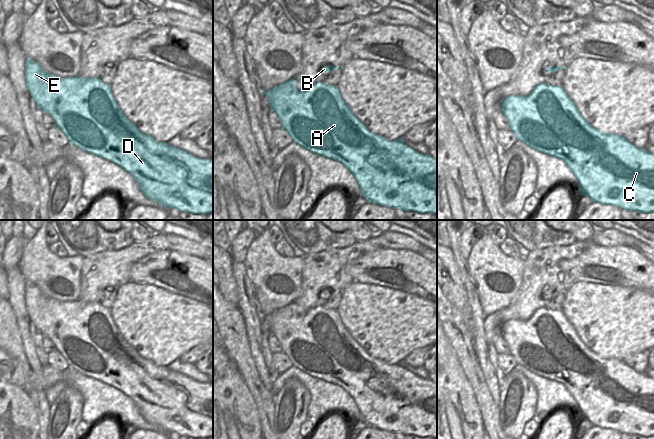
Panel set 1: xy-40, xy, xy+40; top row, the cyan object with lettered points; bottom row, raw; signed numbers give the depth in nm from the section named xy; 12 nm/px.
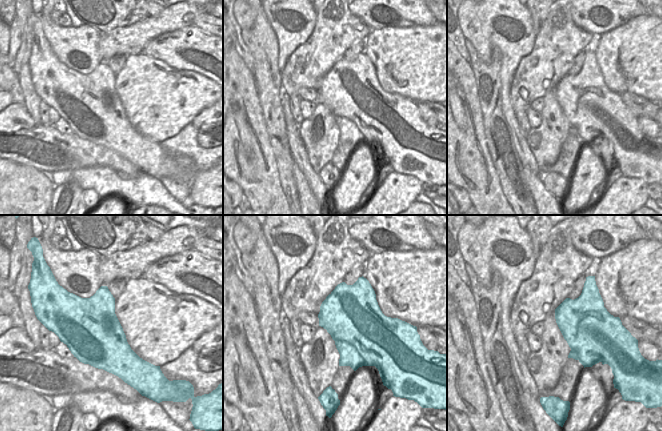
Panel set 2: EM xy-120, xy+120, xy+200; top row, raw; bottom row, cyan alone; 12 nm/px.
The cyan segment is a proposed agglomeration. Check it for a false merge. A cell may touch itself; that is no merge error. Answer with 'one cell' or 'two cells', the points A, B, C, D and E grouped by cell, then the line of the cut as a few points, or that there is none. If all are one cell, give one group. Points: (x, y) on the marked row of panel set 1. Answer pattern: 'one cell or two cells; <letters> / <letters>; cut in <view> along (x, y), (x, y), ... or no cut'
one cell; A B C D E; no cut

